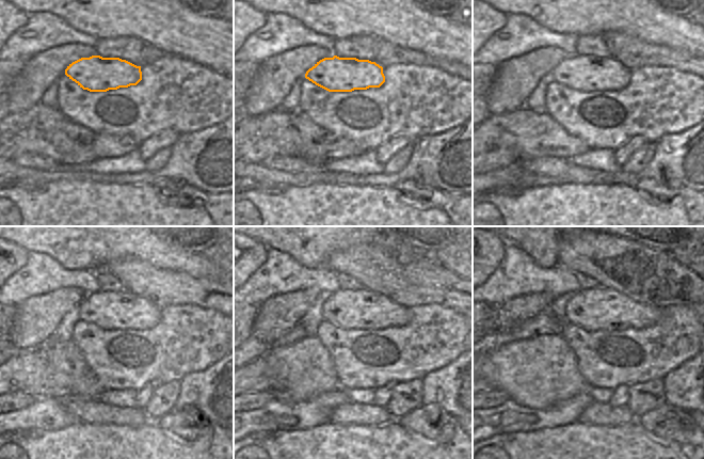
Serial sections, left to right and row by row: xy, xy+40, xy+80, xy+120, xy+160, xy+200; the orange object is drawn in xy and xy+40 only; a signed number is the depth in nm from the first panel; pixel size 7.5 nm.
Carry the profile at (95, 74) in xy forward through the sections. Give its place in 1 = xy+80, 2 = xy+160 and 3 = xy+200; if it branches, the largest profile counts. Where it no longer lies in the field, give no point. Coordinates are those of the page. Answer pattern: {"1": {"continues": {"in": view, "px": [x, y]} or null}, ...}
{"1": {"continues": {"in": "xy+80", "px": [584, 73]}}, "2": {"continues": {"in": "xy+160", "px": [362, 309]}}, "3": {"continues": {"in": "xy+200", "px": [598, 309]}}}

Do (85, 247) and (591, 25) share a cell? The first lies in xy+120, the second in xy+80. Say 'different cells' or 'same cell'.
same cell

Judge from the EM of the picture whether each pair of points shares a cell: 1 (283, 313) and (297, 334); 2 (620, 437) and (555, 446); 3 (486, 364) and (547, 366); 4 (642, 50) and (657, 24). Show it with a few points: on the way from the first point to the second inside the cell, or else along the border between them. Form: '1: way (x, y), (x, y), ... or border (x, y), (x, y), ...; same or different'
1: border (299, 321), (281, 336), (275, 345); different
2: way (604, 446), (571, 446); same
3: way (501, 366), (532, 366); same
4: border (623, 33), (644, 42), (662, 44), (671, 48); different

